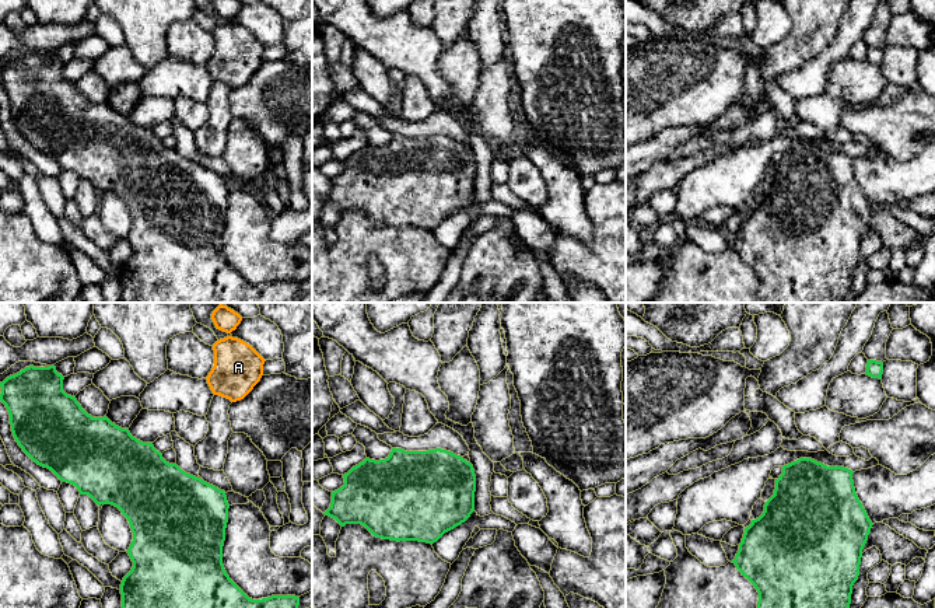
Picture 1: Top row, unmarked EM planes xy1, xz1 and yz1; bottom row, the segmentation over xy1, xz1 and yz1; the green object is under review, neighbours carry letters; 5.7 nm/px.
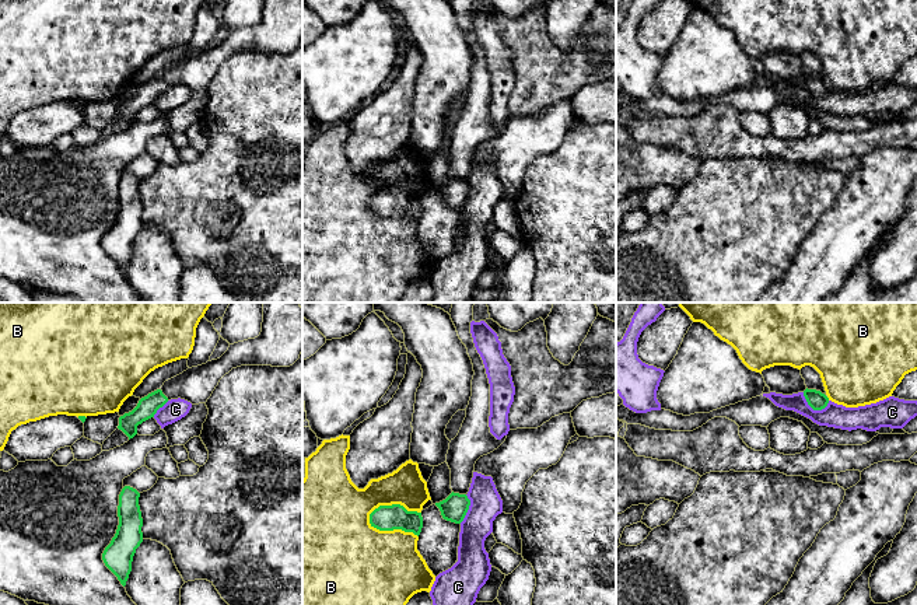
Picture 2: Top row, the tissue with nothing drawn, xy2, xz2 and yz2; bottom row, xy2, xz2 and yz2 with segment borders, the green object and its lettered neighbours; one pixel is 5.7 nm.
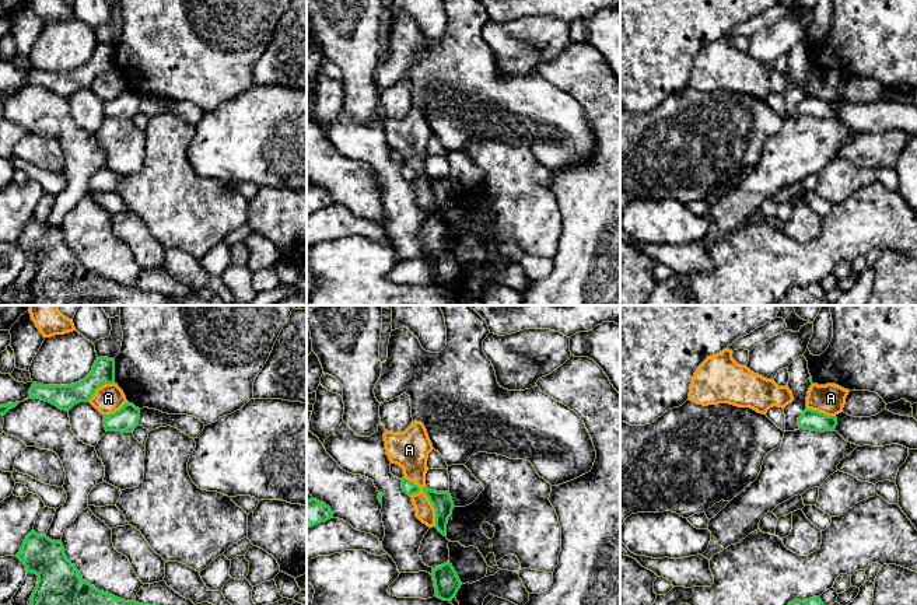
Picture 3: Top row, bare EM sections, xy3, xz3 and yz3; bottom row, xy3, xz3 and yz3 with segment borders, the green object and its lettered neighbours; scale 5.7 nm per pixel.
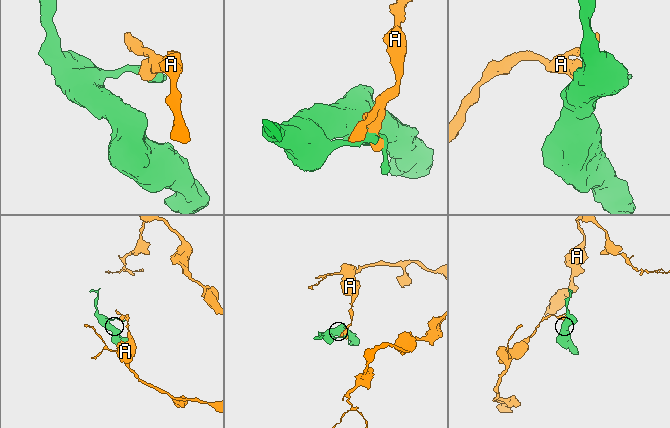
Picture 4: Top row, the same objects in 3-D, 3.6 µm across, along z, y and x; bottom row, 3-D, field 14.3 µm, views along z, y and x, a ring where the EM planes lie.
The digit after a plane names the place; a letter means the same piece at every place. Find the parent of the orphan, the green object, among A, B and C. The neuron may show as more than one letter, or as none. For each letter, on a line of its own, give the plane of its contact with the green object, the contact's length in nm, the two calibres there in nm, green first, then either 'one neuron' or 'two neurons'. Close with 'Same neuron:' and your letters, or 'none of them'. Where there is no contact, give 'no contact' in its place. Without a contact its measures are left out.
A: meets green in xz3; contact 340 nm long; 120 nm thick on the green side, 160 nm on the other; two neurons
B: meets green in xz2; contact 320 nm long; 140 nm thick on the green side, 480 nm on the other; two neurons
C: meets green in yz2; contact 170 nm long; 110 nm thick on the green side, 140 nm on the other; two neurons
Same neuron: none of them

